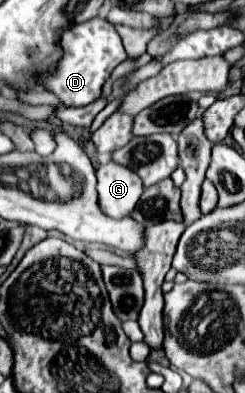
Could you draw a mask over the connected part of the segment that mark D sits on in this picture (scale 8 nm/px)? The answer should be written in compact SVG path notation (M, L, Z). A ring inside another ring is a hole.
M92 18L88 22L72 26L62 34L60 44L64 48L64 56L56 64L56 70L44 80L46 80L46 88L54 92L60 98L60 102L66 106L86 106L98 100L102 94L102 86L112 74L112 70L128 58L122 38L116 32L114 24L102 18Z

